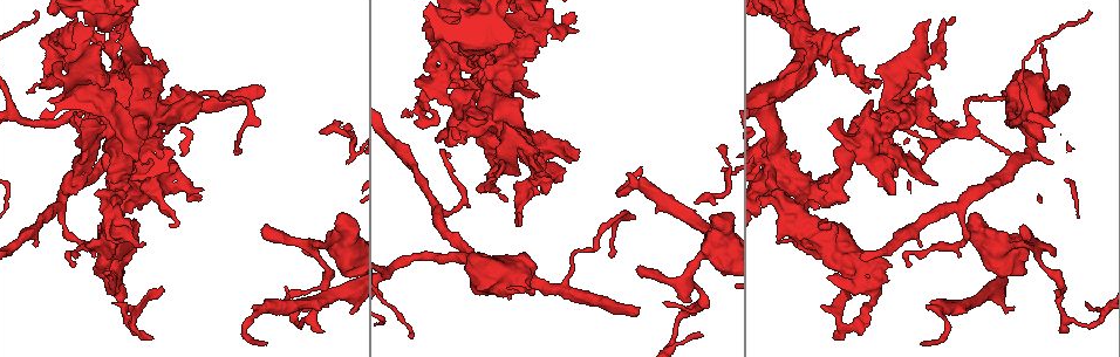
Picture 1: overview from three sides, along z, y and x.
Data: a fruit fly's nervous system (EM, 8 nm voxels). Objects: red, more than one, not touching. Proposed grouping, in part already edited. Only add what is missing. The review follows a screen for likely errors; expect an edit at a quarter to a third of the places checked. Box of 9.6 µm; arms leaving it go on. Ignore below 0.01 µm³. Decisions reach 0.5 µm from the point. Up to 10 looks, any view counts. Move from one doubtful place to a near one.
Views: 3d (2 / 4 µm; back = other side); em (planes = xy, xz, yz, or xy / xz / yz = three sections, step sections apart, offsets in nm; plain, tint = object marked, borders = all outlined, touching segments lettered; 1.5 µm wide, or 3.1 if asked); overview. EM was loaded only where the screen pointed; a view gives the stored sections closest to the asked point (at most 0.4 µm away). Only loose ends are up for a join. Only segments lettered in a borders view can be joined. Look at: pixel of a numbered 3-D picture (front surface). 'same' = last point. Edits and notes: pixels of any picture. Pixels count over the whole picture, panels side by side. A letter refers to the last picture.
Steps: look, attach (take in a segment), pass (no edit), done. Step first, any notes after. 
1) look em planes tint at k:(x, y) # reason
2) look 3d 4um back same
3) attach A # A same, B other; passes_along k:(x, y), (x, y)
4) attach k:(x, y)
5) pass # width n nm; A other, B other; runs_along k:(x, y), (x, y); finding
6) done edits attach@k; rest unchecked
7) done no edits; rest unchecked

look em planes borders at 1:(639, 169) # thin end

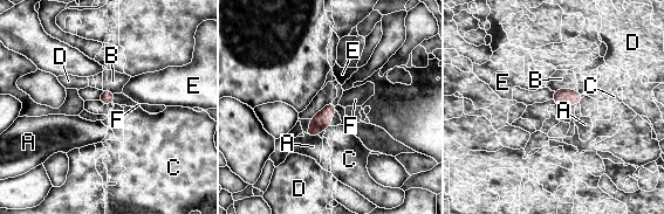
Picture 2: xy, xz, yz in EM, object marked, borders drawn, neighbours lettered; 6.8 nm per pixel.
pass # A other, B other, C other, D other, E other, F other; border 2:(116, 94), (113, 102); none of them fits

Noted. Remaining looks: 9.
look 3d 4um at 1:(322, 130) # free end

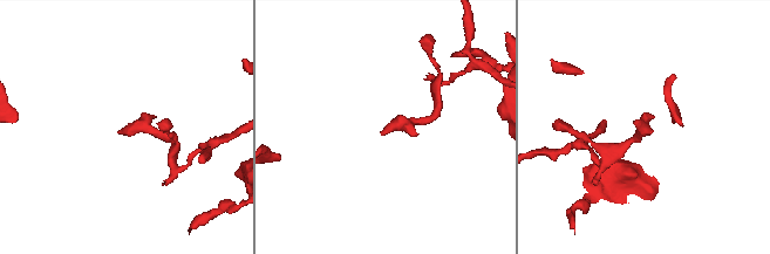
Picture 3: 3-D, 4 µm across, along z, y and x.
look em planes borders at 3:(118, 132)

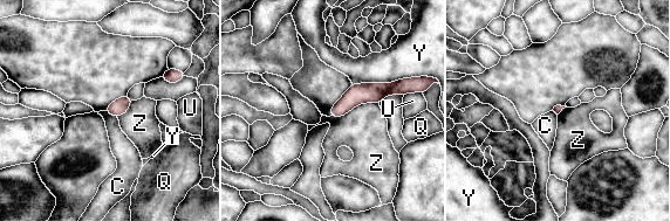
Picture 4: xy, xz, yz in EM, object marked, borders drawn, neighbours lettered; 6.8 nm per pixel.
pass # longest_contact Y 380 nm; C other, Q other, U other, Y other, Z other; border 4:(378, 103), (359, 103), (332, 116); no lettered segment goes on from it

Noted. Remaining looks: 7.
look 3d 4um at 1:(1043, 140) # stops while still wide

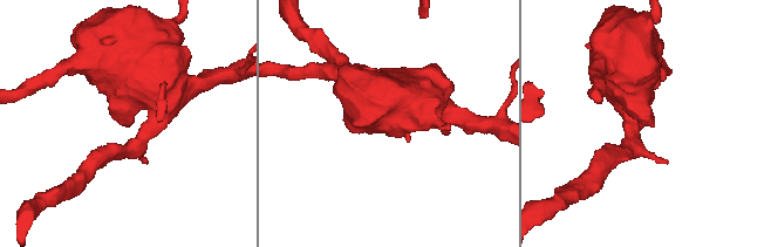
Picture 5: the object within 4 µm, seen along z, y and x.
look em planes tint at 5:(651, 125)

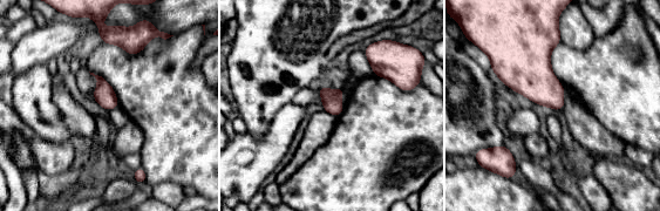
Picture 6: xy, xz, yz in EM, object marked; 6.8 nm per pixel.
look em planes borders same

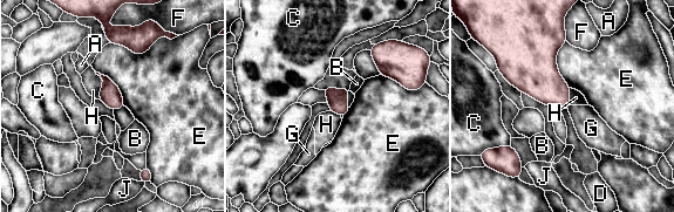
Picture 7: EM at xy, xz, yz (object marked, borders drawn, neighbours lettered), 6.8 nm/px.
pass # A other, B other, C other, D other, E other, F other, G other, H other, J other; border 7:(570, 104), (567, 109); no lettered segment goes on from it

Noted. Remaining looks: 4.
look em planes plain at 1:(867, 92) # tapers out

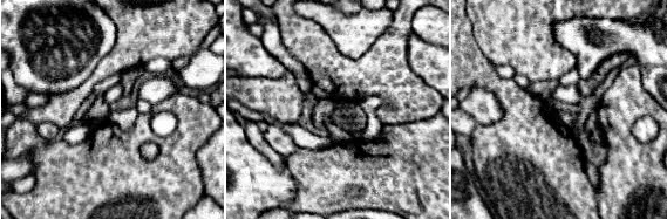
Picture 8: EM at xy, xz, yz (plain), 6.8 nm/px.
look em planes borders same

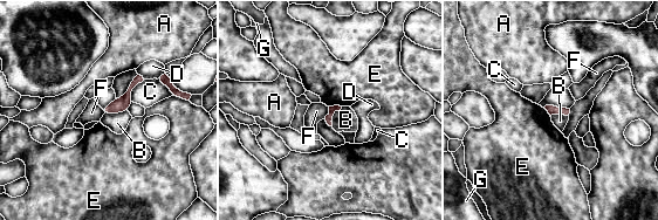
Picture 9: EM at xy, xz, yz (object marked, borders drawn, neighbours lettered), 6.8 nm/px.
pass # A other, B other, C other, D other, E other, F other, G other; runs_along 9:(139, 78), (118, 105), (105, 111); no lettered segment goes on from it

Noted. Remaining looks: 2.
done no edits; rest unchecked

